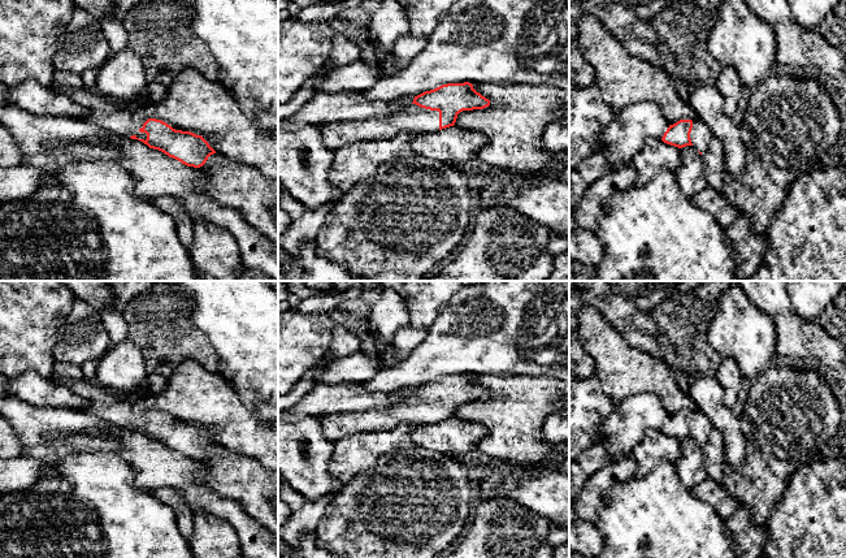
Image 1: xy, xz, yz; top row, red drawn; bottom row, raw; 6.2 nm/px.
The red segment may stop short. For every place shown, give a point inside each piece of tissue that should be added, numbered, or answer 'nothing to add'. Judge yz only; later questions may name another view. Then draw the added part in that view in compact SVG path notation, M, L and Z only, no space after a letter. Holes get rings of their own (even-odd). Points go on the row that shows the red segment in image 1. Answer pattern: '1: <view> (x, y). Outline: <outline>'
1: yz (701, 135). Outline: M698 117L693 121L693 129L690 133L690 139L693 147L704 153L707 151L708 143L712 139L710 127Z

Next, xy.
1: xy (115, 117). Outline: M53 82L51 88L69 95L74 101L86 107L90 111L86 120L95 122L100 130L107 130L114 135L135 135L139 139L147 139L147 134L139 131L143 124L136 125L133 121L134 108L126 103L109 100L107 96L84 86L82 88L71 88L57 86Z

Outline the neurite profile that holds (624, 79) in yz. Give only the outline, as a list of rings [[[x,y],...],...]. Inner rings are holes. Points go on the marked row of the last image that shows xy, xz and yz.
[[[586,16],[578,21],[576,39],[582,57],[594,69],[603,100],[615,112],[651,101],[659,105],[669,125],[698,118],[695,109],[680,99],[674,78],[651,62],[629,55],[595,17]]]

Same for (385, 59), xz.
[[[381,52],[377,61],[387,73],[398,72],[396,60],[389,52]]]

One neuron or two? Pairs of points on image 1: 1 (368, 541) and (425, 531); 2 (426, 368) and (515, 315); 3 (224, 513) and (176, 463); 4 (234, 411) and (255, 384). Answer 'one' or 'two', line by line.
1: one
2: one
3: one
4: two

